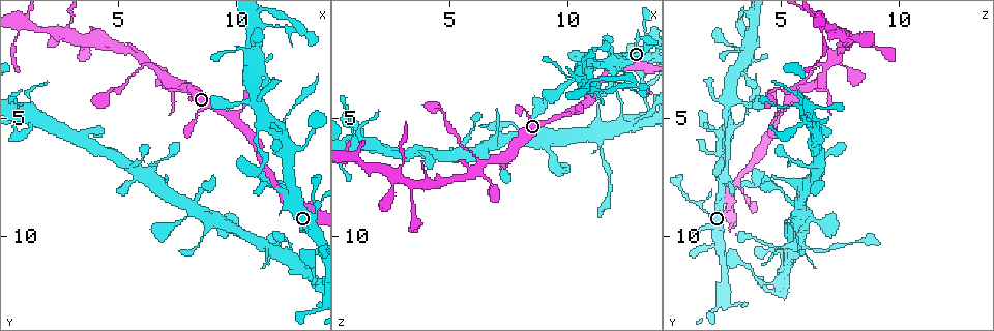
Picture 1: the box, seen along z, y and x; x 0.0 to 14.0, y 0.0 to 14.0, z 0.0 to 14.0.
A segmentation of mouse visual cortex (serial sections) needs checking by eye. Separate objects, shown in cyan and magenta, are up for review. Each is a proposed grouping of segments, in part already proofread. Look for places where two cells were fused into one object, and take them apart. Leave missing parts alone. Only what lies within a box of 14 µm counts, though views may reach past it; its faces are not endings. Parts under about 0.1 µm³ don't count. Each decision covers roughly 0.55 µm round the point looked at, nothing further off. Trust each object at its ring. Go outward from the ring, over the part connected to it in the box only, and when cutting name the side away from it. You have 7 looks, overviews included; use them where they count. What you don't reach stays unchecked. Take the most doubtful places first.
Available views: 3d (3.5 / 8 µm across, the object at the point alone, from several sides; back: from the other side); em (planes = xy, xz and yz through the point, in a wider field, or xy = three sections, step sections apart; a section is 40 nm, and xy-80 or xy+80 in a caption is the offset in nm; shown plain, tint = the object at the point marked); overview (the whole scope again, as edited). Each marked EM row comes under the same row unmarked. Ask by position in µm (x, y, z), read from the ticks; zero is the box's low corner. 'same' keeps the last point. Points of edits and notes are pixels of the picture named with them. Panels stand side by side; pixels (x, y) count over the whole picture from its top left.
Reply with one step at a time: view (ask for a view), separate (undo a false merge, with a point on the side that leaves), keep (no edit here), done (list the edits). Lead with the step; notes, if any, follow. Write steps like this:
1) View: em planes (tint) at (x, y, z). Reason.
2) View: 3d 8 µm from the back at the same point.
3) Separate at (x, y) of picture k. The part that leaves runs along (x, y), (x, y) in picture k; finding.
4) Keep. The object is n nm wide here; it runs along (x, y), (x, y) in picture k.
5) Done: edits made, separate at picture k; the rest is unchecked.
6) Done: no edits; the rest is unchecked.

View: 3d 3.5 µm at (6.3, 2.8, 7.0). Thin neck.

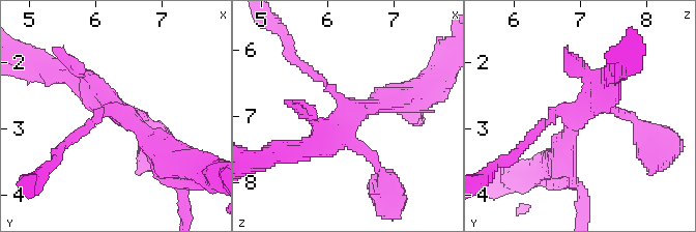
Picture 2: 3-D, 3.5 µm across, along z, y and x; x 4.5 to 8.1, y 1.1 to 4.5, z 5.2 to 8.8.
View: em xy step 5 (tint) at (6.40, 2.85, 7.00). 4 arms meet here; the arms are 150, 150, 400, 400 nm wide; now the EM.

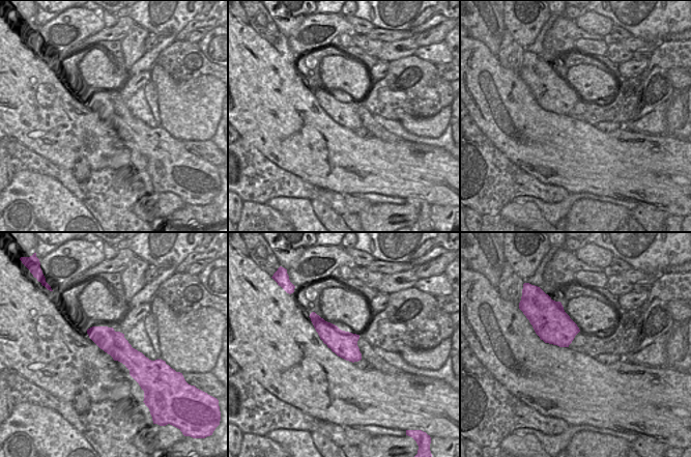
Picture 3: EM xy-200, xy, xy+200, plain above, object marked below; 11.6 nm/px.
Keep. It runs along (90, 331), (138, 364), (150, 364) in picture 3; continuous, no second cell.

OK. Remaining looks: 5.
View: 3d 3.5 µm at (2.8, 1.4, 7.6). Four arms meet.

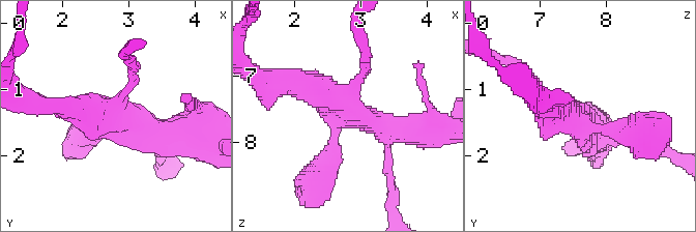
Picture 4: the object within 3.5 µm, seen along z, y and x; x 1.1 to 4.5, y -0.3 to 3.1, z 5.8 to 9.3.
View: em xy step 5 (tint) at (2.85, 1.45, 7.55).

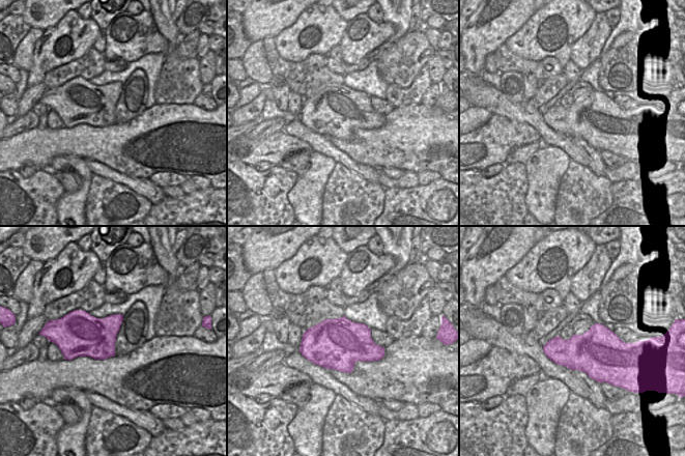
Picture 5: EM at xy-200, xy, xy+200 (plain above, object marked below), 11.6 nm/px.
Keep. 4 arms meet here; it runs along (415, 131), (383, 127), (294, 80) in picture 4; continuous, no second cell.

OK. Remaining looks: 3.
View: 3d 3.5 µm at (11.5, 5.4, 2.7). Side arm on a straight run.

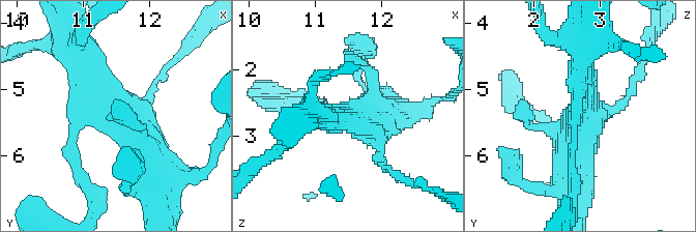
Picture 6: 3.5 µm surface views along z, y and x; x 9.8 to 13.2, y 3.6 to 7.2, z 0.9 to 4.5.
View: em xy step 5 (tint) at the same point. Shape alone is not enough.

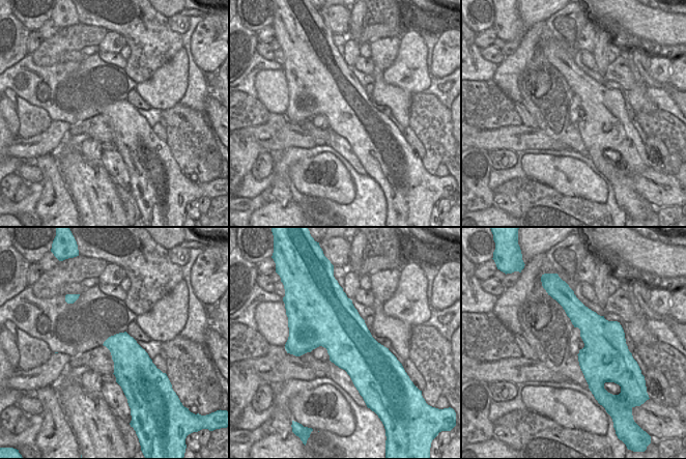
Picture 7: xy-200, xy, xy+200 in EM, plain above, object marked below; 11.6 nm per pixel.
Keep. It runs along (156, 167), (77, 52) in picture 6; one cell here.

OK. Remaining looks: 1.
Done: no edits; the rest is unchecked.

